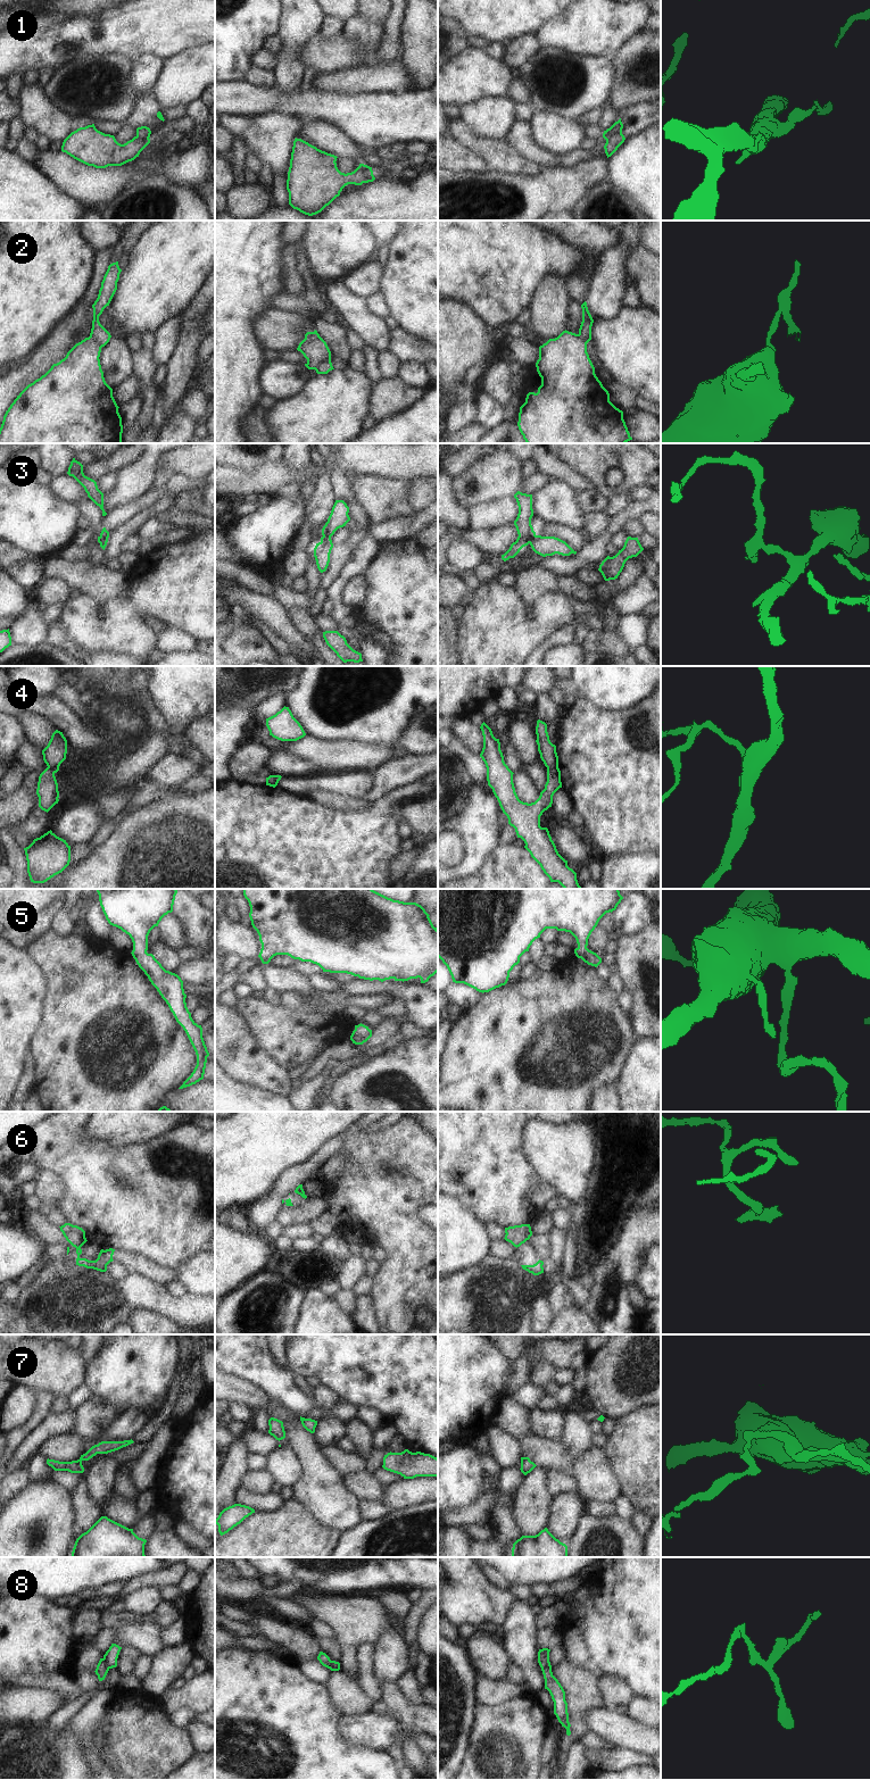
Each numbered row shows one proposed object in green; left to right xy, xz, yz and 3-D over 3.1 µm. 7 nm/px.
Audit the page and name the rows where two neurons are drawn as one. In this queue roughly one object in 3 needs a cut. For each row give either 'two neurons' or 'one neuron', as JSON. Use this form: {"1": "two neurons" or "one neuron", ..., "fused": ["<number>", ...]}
{"1": "two neurons", "2": "two neurons", "3": "two neurons", "4": "two neurons", "5": "one neuron", "6": "two neurons", "7": "one neuron", "8": "two neurons", "fused": ["1", "2", "3", "4", "6", "8"]}

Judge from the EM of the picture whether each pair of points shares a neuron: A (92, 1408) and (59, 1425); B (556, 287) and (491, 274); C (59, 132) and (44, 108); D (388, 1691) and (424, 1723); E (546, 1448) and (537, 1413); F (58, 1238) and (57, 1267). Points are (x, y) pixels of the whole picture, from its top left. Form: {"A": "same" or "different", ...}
{"A": "different", "B": "different", "C": "same", "D": "same", "E": "different", "F": "different"}

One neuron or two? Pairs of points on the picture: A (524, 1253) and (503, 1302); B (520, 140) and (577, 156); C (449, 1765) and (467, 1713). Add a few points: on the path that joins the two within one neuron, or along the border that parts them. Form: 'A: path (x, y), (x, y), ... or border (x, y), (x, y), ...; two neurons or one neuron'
A: border (514, 1258), (521, 1264); two neurons
B: path (533, 152), (545, 159), (563, 159); one neuron
C: path (453, 1753), (462, 1733), (462, 1726); one neuron

